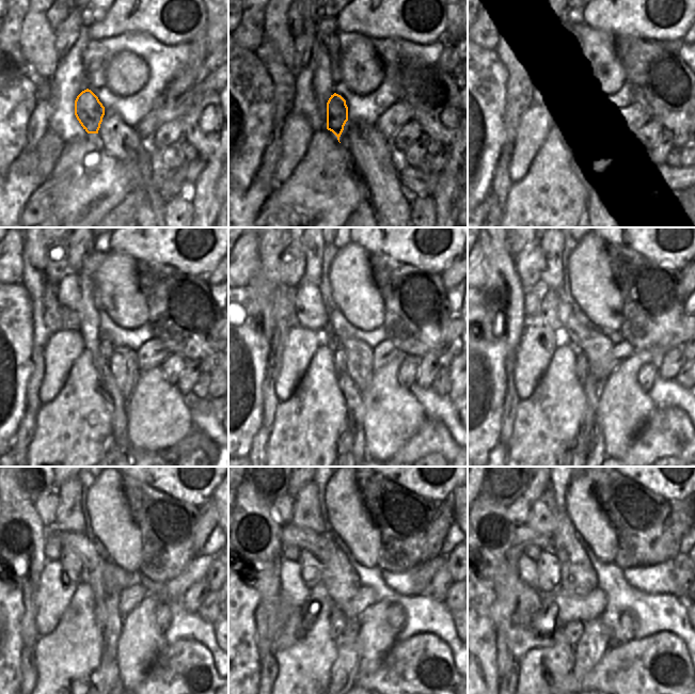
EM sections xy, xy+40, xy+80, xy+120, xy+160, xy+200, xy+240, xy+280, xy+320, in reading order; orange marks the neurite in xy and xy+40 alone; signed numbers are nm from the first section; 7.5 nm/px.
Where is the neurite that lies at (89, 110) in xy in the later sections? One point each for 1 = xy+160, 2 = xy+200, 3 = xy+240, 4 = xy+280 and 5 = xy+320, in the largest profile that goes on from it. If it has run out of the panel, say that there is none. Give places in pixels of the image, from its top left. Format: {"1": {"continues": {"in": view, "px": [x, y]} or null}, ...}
{"1": {"continues": {"in": "xy+160", "px": [350, 393]}}, "2": {"continues": {"in": "xy+200", "px": [585, 380]}}, "3": {"continues": {"in": "xy+240", "px": [99, 612]}}, "4": {"continues": {"in": "xy+280", "px": [337, 618]}}, "5": {"continues": {"in": "xy+320", "px": [572, 631]}}}

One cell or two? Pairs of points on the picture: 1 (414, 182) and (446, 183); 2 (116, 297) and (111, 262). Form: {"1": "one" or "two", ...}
{"1": "two", "2": "one"}

